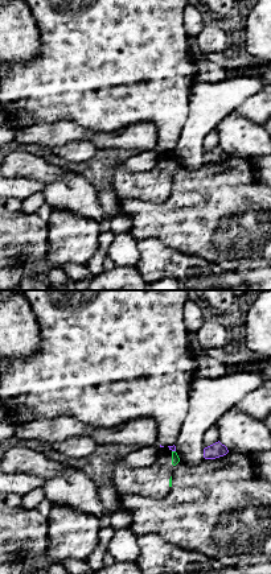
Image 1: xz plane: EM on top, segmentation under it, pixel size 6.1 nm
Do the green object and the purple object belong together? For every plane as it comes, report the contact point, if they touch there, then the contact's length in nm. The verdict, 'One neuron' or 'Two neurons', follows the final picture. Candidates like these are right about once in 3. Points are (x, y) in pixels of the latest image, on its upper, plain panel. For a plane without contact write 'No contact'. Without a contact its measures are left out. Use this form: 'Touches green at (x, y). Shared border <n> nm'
Touches green at (173, 156). Shared border 30 nm

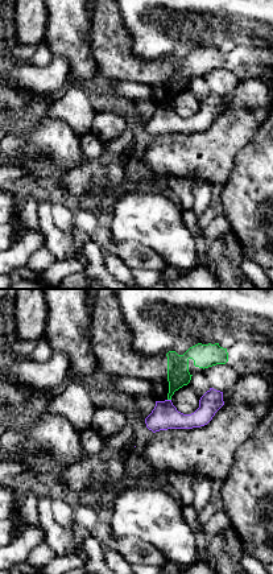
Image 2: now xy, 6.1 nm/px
Touches green at (169, 103). Shared border 30 nm

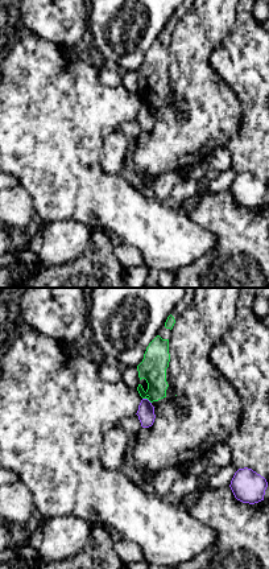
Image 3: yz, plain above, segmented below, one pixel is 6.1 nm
Touches green at (147, 102). Shared border 70 nm

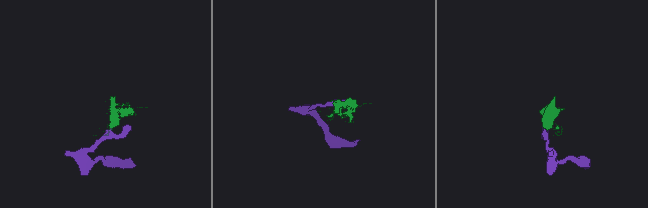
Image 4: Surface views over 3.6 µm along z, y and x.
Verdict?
Two neurons

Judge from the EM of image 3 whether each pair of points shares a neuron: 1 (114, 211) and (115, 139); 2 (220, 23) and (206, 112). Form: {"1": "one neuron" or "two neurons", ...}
{"1": "two neurons", "2": "one neuron"}

